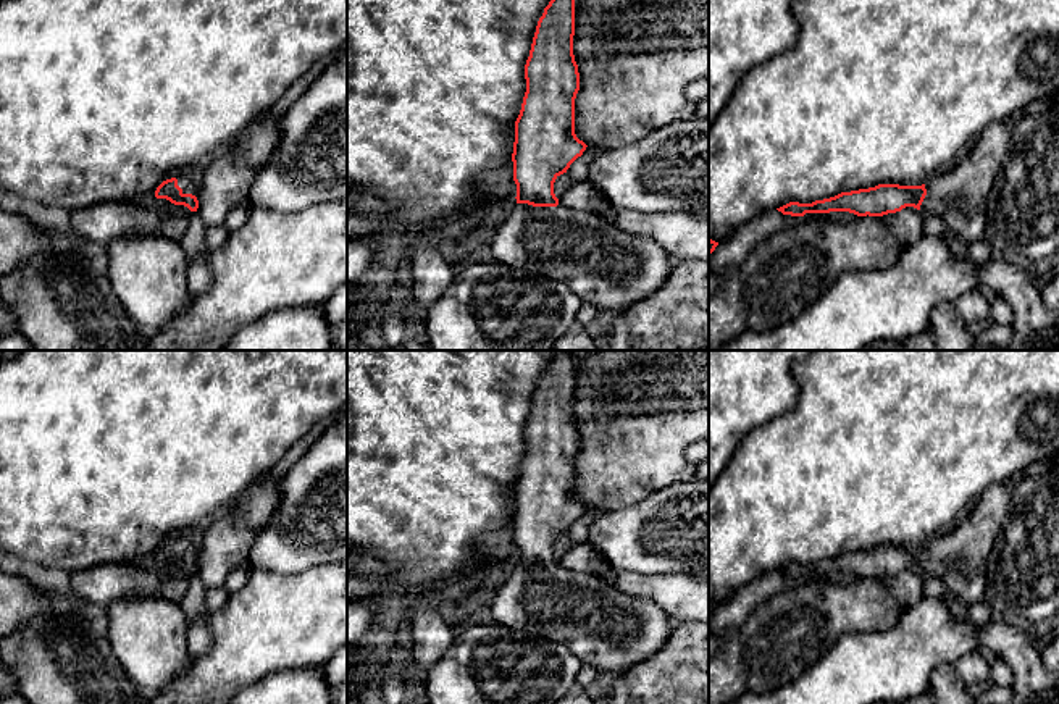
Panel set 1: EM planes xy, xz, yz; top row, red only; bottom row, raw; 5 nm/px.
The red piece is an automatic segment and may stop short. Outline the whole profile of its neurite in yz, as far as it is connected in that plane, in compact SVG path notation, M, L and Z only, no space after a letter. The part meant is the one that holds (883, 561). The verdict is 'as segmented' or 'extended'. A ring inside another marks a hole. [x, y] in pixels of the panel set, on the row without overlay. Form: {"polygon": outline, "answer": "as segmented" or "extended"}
{"polygon": "M1056 459L1038 460L1014 480L991 484L949 533L922 547L878 546L812 565L789 564L776 572L791 578L830 573L883 578L914 568L923 576L941 580L946 586L941 597L944 606L956 620L972 623L965 618L965 610L986 597L993 544L1017 483L1028 475L1048 473L1054 462Z", "answer": "extended"}

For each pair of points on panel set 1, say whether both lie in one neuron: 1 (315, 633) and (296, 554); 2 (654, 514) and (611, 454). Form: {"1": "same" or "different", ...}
{"1": "different", "2": "different"}

